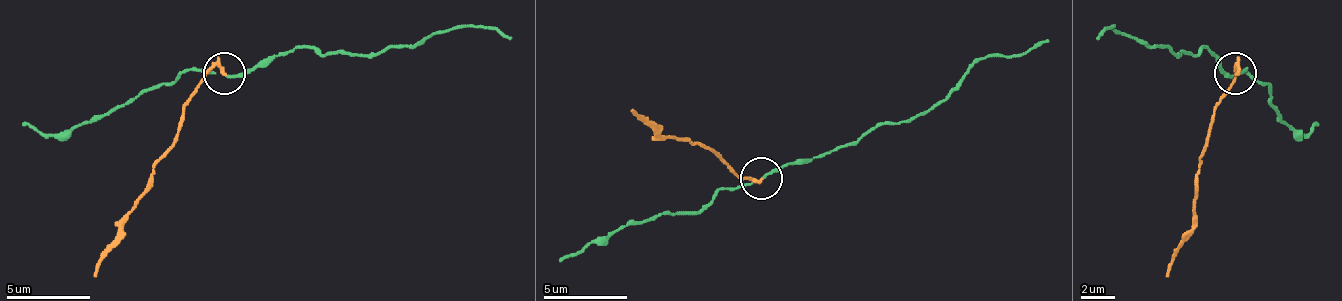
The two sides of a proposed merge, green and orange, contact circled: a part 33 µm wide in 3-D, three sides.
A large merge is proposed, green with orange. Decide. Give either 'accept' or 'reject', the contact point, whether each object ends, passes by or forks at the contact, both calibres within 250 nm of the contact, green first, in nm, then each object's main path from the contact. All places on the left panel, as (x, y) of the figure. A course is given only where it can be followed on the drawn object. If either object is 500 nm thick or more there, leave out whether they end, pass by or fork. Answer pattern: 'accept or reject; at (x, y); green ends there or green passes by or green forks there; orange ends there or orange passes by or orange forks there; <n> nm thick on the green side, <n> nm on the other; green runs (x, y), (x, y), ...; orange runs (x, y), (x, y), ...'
reject; at (224, 73); green passes by; orange ends there; 130 nm thick on the green side, 240 nm on the other; green runs (223, 76), (265, 68), (298, 47), (345, 55), (374, 55), (416, 47), (454, 26), (487, 26), (512, 38); orange runs (223, 72), (215, 68), (185, 105), (177, 143), (156, 164), (152, 189), (93, 277)

